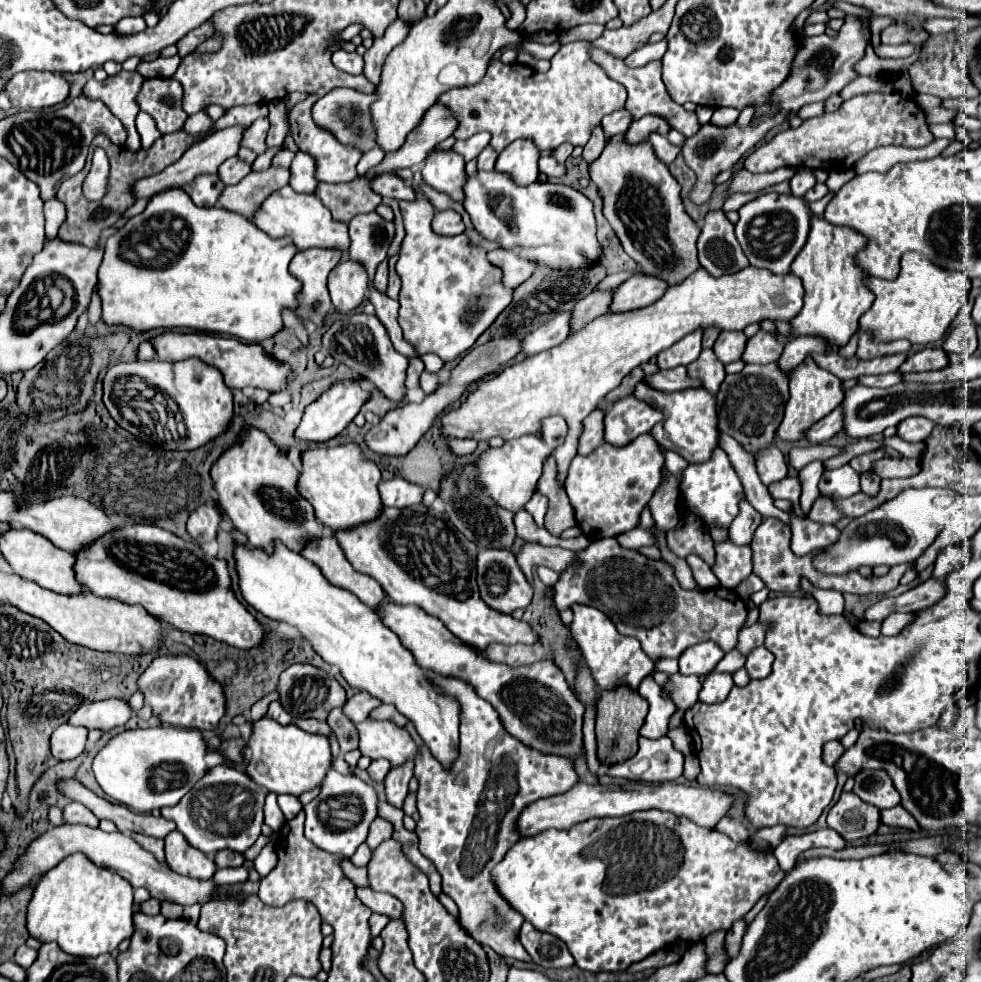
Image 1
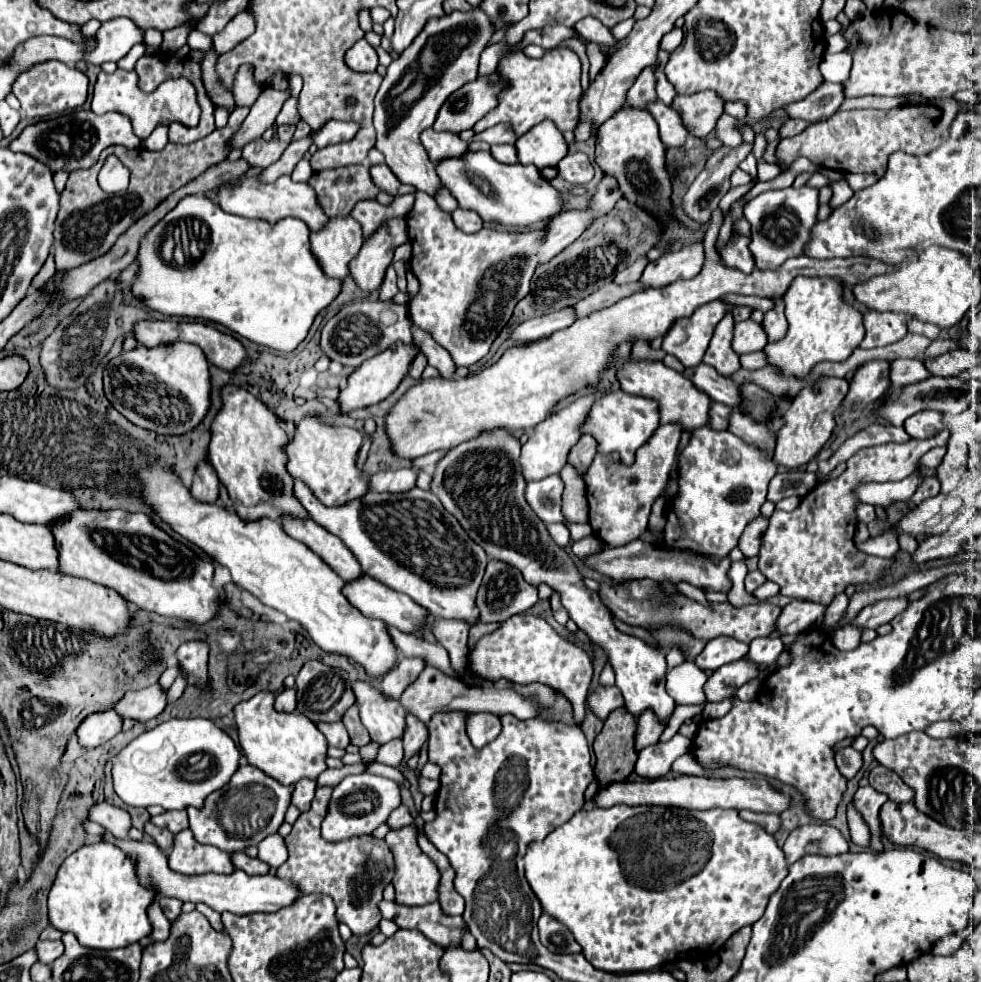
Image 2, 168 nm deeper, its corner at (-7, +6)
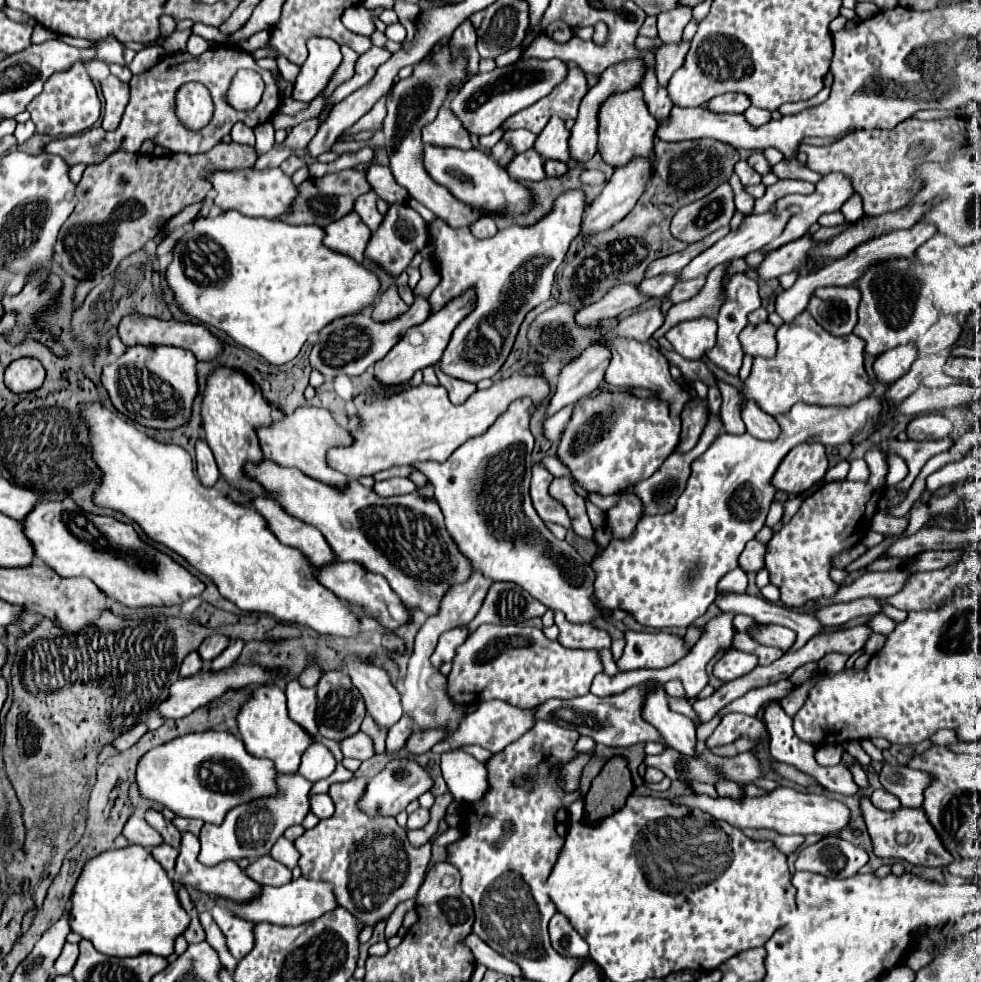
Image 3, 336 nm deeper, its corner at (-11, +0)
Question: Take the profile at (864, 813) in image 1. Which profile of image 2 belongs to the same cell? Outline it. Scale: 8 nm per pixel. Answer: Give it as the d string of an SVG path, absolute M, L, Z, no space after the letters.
M871 786L859 788L853 798L857 810L863 814L865 822L871 828L871 848L875 848L875 851L879 853L884 851L882 835L879 834L879 810L887 800L889 800L887 794L881 794Z

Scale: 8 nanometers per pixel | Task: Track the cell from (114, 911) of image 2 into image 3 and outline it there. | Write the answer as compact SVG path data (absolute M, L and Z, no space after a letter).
M125 846L105 850L85 862L71 898L71 930L91 940L95 950L107 956L139 956L151 952L157 956L173 954L173 942L189 924L185 910L177 900L173 882L161 864L143 846Z

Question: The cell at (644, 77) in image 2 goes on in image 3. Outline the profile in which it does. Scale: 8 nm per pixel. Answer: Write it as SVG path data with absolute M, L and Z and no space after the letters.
M689 42L681 44L663 44L655 54L655 76L659 78L659 86L667 86L671 74L681 68L683 58L689 50Z

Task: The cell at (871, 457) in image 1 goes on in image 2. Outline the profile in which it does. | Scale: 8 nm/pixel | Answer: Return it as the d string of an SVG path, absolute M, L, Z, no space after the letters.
M945 428L937 436L925 440L909 440L905 444L889 442L863 448L849 458L847 470L841 476L815 486L807 496L801 498L801 504L793 512L775 510L761 540L761 574L781 586L779 594L821 604L829 604L837 594L845 592L849 584L877 582L891 562L885 558L867 556L857 550L853 542L853 534L857 530L855 506L859 504L855 490L865 482L903 480L917 470L917 462L927 450L935 446L947 446L949 436L949 430Z

